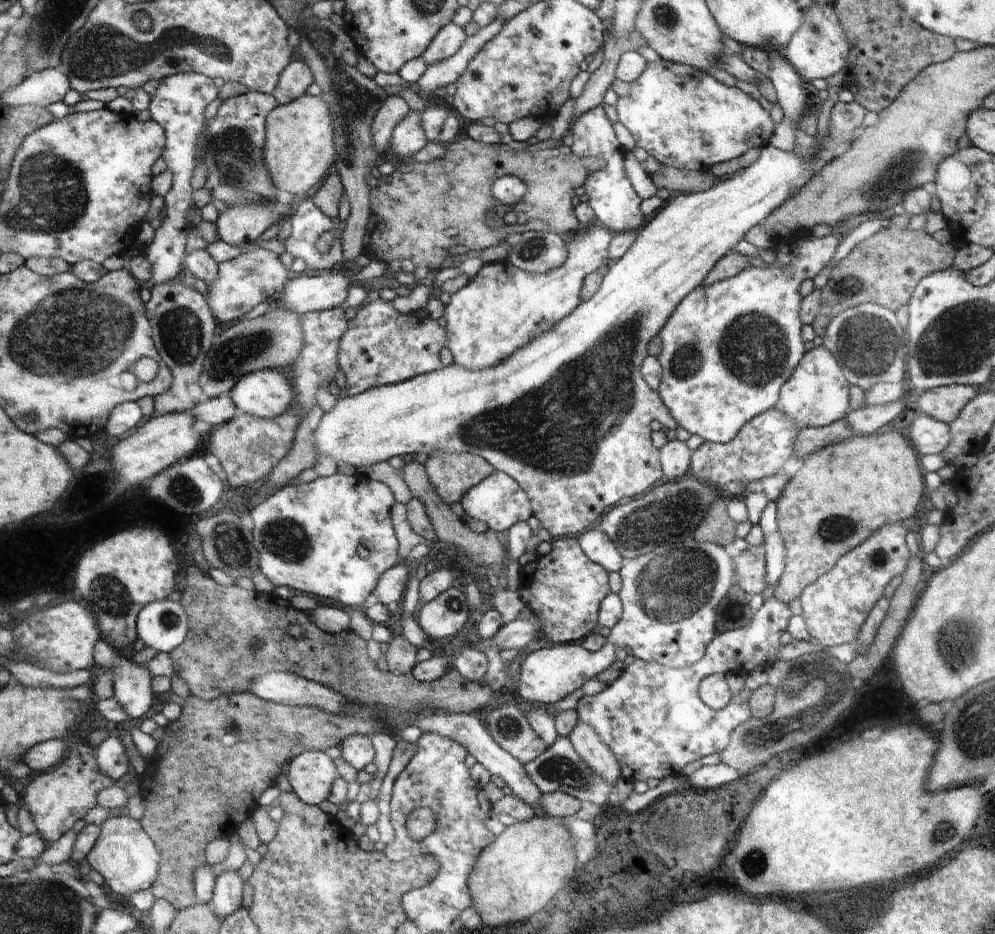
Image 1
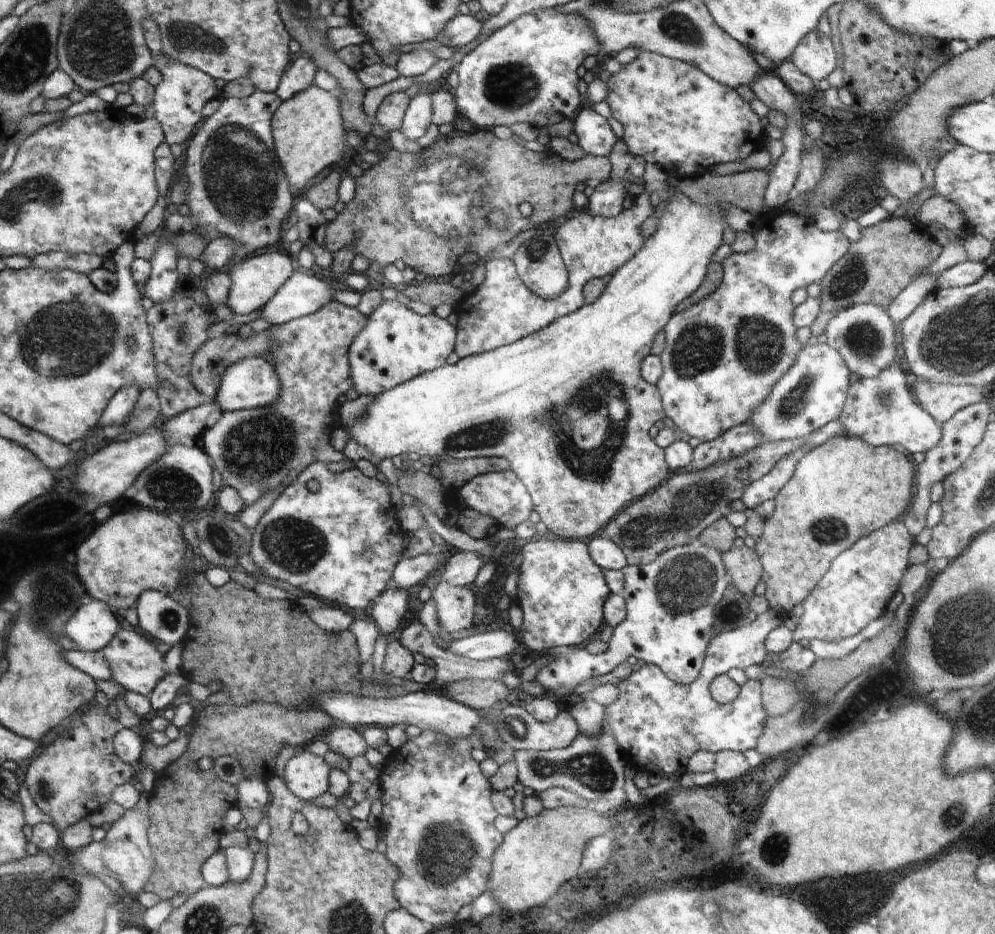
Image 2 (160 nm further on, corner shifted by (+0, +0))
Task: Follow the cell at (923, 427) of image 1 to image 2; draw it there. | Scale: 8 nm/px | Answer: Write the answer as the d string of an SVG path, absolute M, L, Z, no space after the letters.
M897 361L877 377L860 378L850 383L846 400L837 421L846 436L860 438L870 446L892 446L909 454L924 454L935 447L941 437L941 424L936 422L914 399L910 378Z

